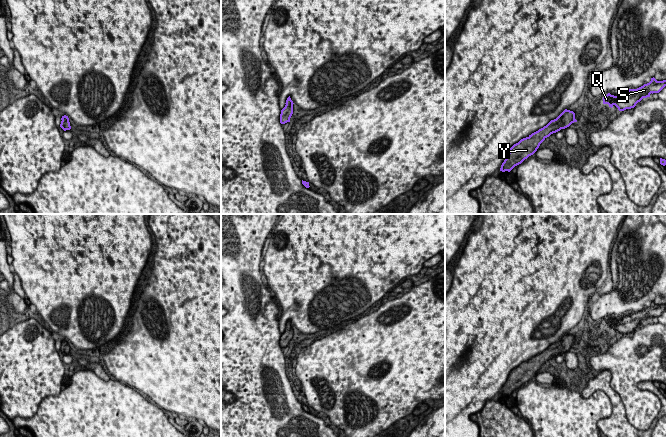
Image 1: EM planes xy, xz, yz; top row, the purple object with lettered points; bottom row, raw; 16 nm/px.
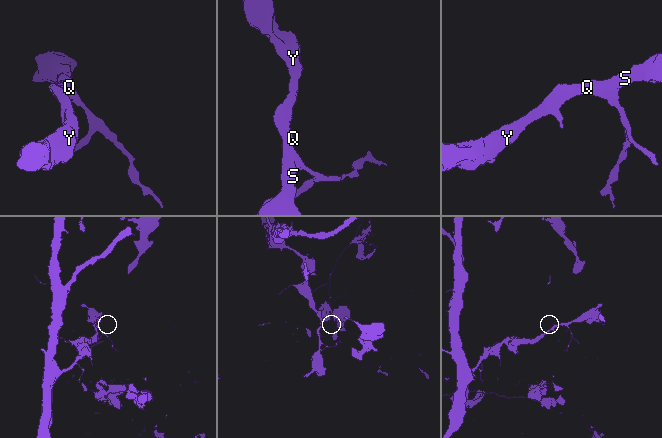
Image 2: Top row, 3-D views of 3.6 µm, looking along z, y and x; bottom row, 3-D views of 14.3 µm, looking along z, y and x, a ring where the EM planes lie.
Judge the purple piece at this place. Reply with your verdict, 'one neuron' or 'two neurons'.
two neurons

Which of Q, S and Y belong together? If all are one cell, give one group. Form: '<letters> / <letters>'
Q S / Y

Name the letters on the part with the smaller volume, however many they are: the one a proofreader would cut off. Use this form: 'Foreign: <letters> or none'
Foreign: Y

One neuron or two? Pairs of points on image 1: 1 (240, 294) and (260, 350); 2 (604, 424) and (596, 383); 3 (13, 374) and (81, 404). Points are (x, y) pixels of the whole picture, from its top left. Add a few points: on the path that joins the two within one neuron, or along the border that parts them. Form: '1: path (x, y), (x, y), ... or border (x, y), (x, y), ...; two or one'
1: path (245, 308), (251, 319), (251, 336); one
2: path (616, 414), (616, 401), (608, 391); one
3: border (62, 389), (55, 395), (46, 396), (38, 406); two

